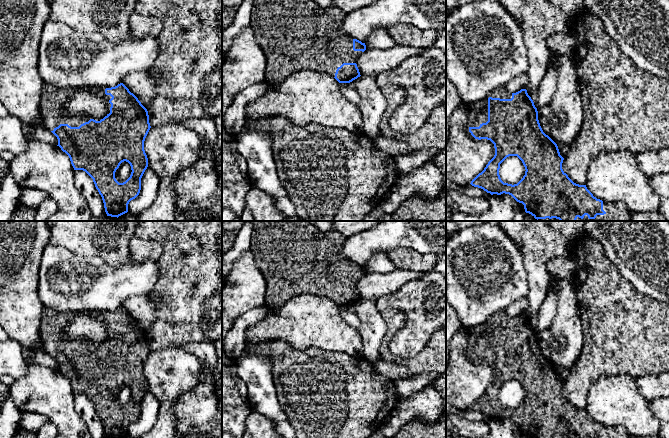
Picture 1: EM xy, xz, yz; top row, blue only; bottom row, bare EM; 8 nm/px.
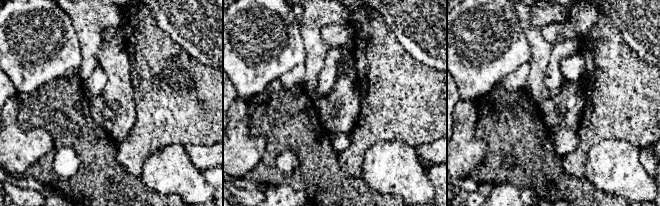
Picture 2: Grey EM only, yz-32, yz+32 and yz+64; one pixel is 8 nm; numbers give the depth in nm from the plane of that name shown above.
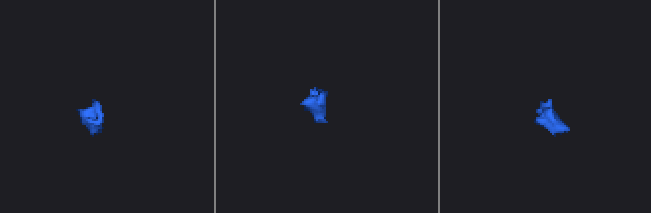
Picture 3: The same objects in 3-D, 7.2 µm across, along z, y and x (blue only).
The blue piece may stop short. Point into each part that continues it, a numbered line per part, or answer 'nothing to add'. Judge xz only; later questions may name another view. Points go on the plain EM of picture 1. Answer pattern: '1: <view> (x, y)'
1: xz (295, 258)

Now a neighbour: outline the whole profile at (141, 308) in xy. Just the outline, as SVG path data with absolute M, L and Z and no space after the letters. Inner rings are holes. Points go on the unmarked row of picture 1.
M133 296L127 298L122 307L133 317L148 334L156 322L154 304L148 296Z

